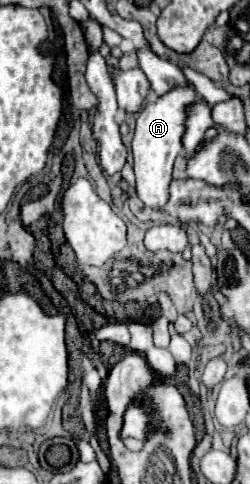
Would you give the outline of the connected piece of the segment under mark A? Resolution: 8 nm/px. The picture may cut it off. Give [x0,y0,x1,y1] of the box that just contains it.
[132,86,198,212]

